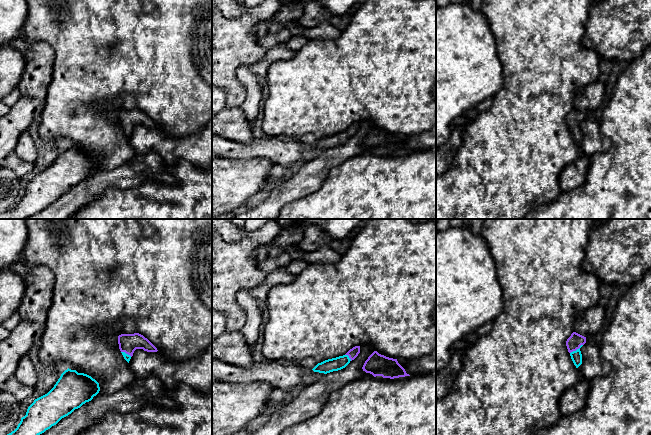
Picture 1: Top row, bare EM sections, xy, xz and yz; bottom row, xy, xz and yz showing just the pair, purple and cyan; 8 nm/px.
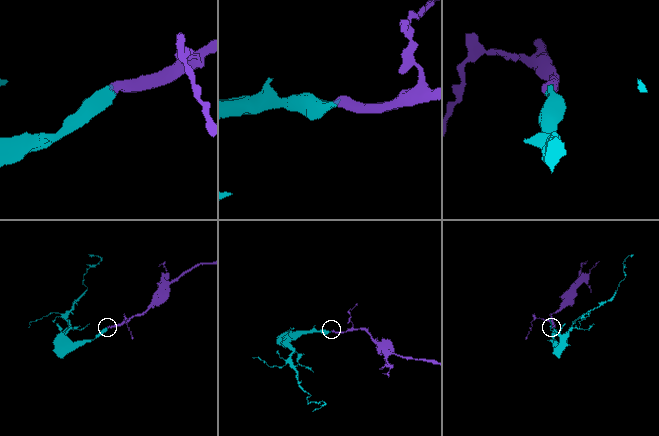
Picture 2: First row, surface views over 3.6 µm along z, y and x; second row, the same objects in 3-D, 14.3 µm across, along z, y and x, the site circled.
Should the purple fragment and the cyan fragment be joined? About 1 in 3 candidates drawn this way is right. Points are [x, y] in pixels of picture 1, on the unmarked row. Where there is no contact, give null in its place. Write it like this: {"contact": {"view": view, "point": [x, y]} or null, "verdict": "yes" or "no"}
{"contact": {"view": "yz", "point": [576, 125]}, "verdict": "yes"}

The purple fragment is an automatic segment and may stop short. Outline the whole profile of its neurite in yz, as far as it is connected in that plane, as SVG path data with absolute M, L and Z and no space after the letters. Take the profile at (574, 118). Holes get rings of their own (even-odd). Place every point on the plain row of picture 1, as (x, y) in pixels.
M573 108L566 117L568 128L570 129L571 135L578 144L582 140L582 130L580 124L586 119L586 113Z

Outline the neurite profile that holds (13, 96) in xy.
M15 87L7 96L3 98L3 103L11 107L20 97L20 92L17 87Z

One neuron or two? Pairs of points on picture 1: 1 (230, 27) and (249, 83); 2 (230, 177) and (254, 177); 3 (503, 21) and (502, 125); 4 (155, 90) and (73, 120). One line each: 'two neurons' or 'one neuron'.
1: two neurons
2: one neuron
3: one neuron
4: one neuron

